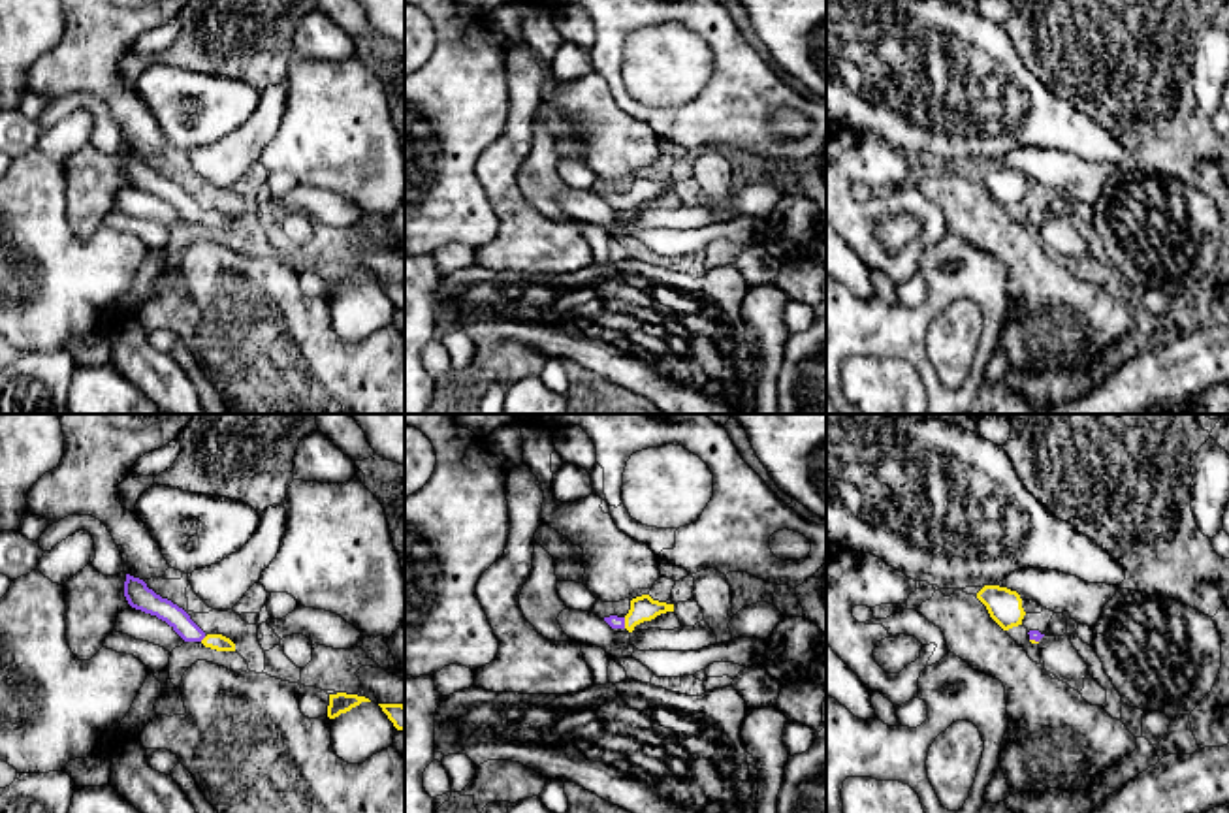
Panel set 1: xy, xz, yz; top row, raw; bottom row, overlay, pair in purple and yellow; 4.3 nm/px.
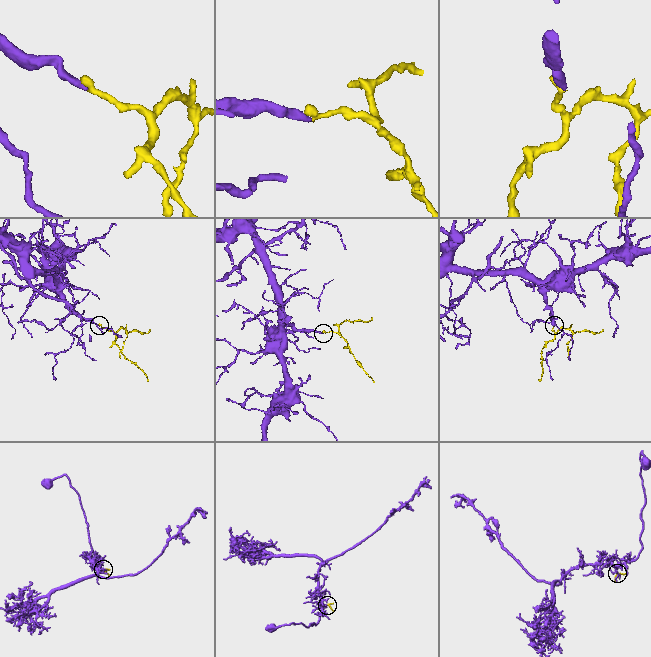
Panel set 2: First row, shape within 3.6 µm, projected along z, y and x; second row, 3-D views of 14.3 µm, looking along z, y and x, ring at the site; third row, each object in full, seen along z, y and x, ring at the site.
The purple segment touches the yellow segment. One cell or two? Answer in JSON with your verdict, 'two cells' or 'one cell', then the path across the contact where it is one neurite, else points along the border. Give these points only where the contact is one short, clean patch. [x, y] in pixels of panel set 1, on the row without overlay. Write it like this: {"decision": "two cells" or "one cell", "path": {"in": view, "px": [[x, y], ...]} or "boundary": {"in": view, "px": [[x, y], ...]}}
{"decision": "one cell", "path": {"in": "xz", "px": [[614, 200], [623, 202], [642, 187]]}}

